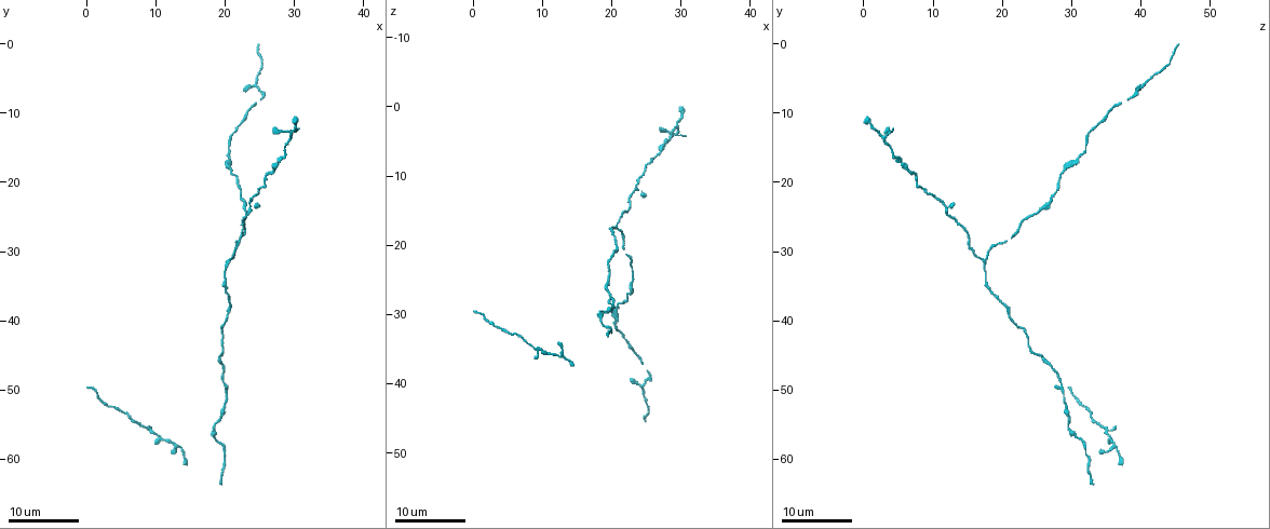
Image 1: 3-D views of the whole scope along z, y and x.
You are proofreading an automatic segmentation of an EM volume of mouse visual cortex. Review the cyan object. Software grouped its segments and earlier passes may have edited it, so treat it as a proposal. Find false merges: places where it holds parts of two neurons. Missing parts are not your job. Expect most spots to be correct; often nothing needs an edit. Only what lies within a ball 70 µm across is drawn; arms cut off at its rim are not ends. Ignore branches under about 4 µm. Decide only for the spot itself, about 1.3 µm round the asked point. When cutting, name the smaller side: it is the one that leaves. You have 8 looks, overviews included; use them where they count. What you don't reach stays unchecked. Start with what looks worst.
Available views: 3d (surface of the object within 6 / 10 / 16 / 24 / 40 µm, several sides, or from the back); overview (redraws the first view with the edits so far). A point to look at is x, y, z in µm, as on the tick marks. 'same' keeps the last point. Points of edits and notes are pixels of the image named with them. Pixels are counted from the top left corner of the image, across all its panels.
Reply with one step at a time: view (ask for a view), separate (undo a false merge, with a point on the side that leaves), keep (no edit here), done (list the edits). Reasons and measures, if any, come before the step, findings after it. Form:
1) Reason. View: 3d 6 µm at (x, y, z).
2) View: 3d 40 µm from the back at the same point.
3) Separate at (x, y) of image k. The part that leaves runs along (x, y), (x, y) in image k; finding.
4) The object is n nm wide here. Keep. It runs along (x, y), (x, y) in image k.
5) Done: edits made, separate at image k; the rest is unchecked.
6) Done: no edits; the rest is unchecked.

A fork. View: 3d 16 µm at (21.0, 31.5, 17.5).

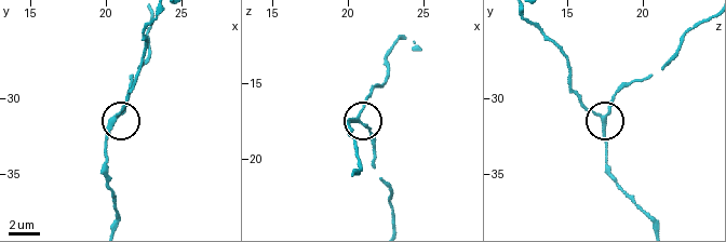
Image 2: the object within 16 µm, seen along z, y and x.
View: 3d 6 µm at (20.8, 31.0, 17.6).

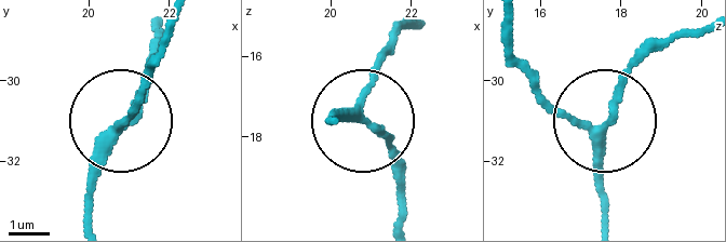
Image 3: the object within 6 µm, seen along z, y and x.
The object is 220 nm wide here. Keep. It runs along (92, 223), (95, 150), (126, 116), (144, 71) in image 3; one neuron here.

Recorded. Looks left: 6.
Thin arm on a thick one. View: 3d 24 µm at (24.5, 6.0, 40.5).

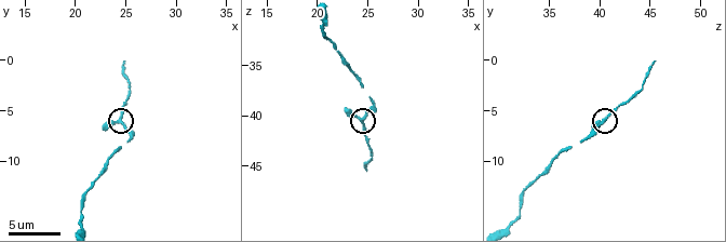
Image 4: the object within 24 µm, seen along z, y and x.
Zoom in. View: 3d 6 µm at (24.8, 6.0, 40.2).

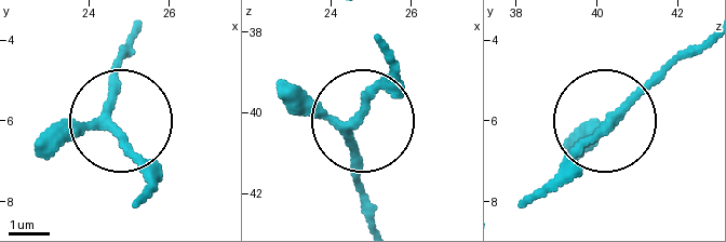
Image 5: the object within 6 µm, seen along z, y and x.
Keep. All the same neuron.

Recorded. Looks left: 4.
View: 3d 24 µm at (19.0, 57.0, 31.5).

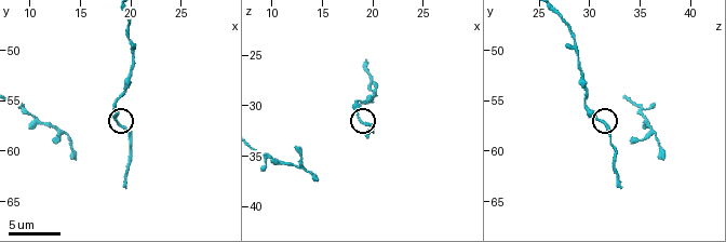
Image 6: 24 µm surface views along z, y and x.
View: 3d 6 µm at (18.6, 57.2, 31.6).

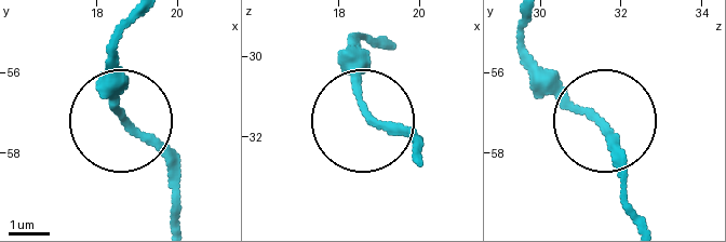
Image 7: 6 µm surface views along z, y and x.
Keep. It runs along (381, 39), (361, 39), (364, 111), (419, 142) in image 7; continuous, no second neuron.

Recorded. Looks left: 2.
Two arms in line, one across. View: 3d 16 µm at (24.0, 23.5, 11.5).

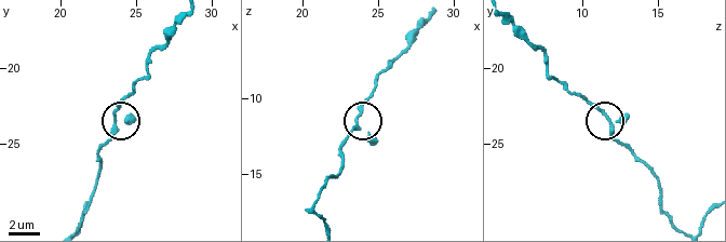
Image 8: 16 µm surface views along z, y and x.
View: 3d 6 µm at (23.8, 23.4, 11.6).

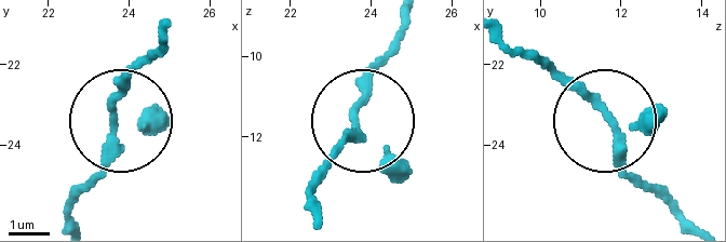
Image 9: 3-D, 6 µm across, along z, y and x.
Keep. It runs along (317, 205), (320, 174), (354, 133), (361, 81), (385, 54) in image 9; continuous, no second neuron.

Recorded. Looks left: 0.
Done: no edits; the rest is unchecked.

